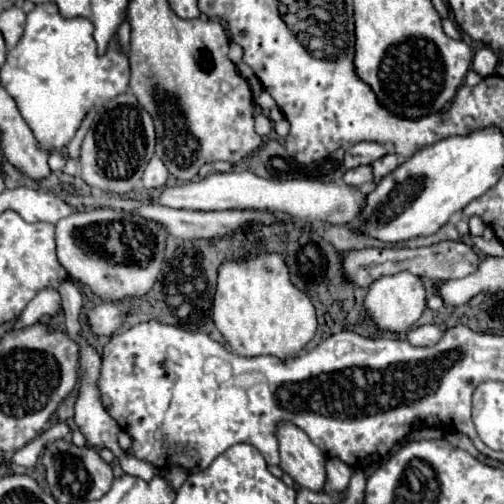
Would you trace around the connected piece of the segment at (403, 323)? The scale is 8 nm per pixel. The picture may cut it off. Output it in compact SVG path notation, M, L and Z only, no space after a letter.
M400 272L394 276L382 276L370 284L368 294L364 298L364 310L372 318L372 322L380 330L388 332L404 332L410 330L426 308L426 290L422 280L410 272Z

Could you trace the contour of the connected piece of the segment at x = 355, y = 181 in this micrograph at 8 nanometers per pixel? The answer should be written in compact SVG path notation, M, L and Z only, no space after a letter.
M356 166L352 170L348 170L344 174L344 182L350 184L350 186L360 186L364 182L370 182L374 176L372 176L372 166Z

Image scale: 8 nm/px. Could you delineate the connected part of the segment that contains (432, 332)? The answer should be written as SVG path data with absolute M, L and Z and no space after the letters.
M424 324L424 326L412 328L406 334L406 340L414 346L430 346L430 344L436 344L440 338L442 338L442 330L434 324Z

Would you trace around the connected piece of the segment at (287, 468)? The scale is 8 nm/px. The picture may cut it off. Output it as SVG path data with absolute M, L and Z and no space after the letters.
M280 424L280 468L294 478L300 488L312 492L324 492L326 484L326 456L310 438L294 424Z

